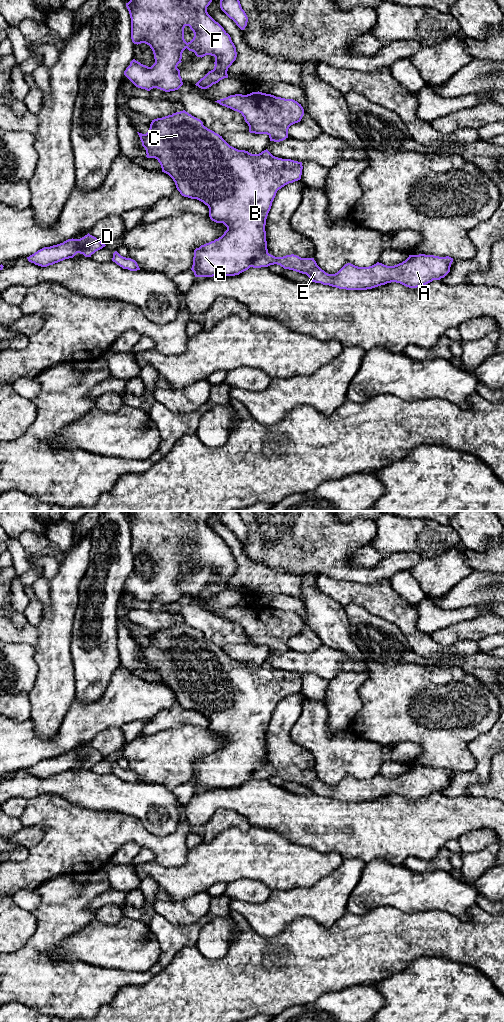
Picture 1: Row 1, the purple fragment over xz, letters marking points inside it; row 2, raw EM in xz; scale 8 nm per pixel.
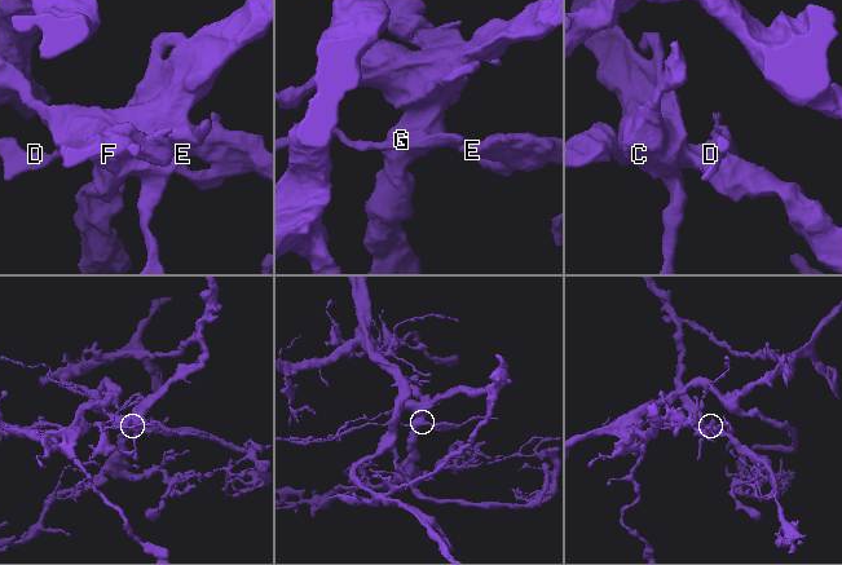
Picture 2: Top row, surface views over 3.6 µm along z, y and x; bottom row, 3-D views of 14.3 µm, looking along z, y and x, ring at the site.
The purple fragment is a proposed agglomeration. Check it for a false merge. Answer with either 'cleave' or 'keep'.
cleave

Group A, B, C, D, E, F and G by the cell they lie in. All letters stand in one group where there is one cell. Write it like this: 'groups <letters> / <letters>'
groups A D E / B C F G

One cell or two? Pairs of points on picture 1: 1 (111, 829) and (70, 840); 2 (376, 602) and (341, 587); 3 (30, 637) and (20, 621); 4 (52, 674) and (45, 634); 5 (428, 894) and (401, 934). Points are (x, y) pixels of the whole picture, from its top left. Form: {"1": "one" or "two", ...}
{"1": "one", "2": "one", "3": "two", "4": "one", "5": "two"}

